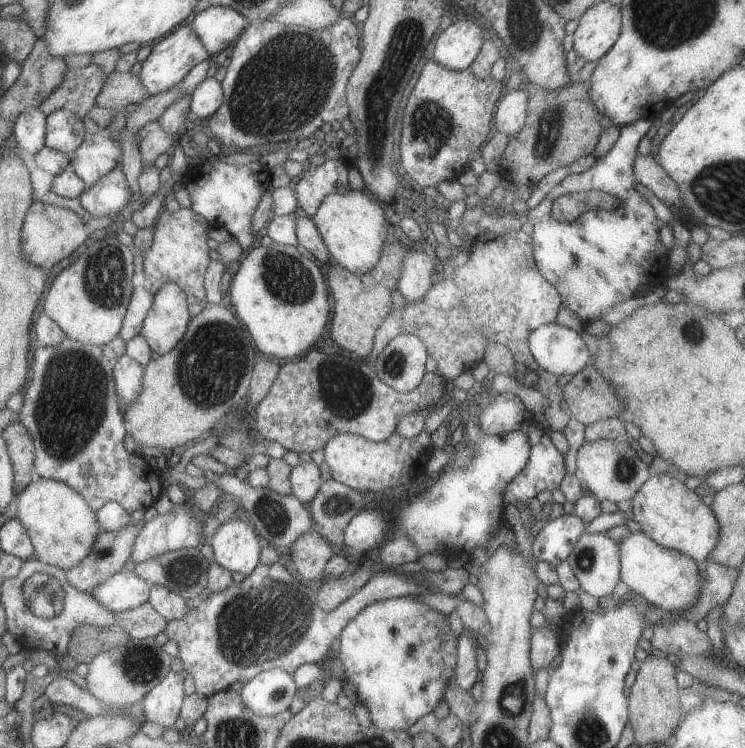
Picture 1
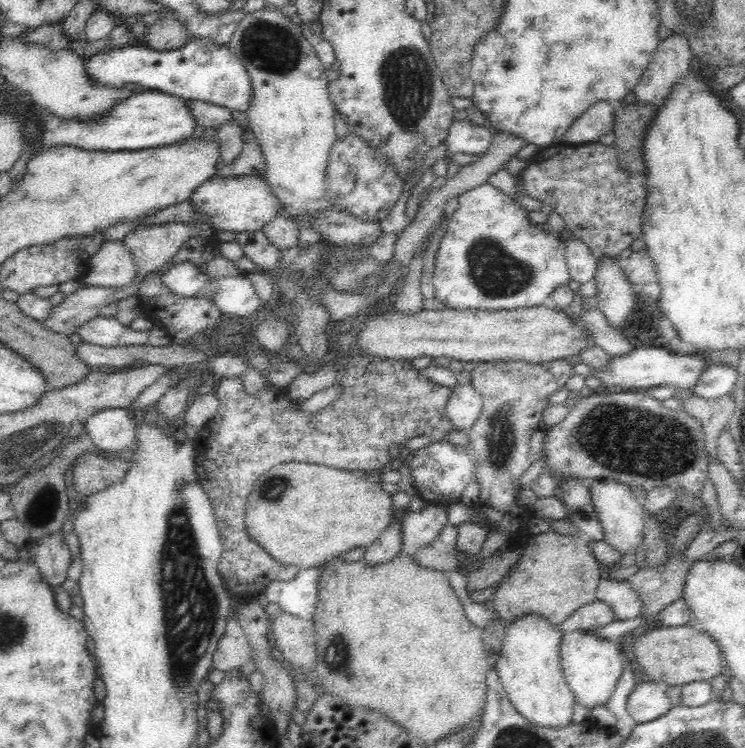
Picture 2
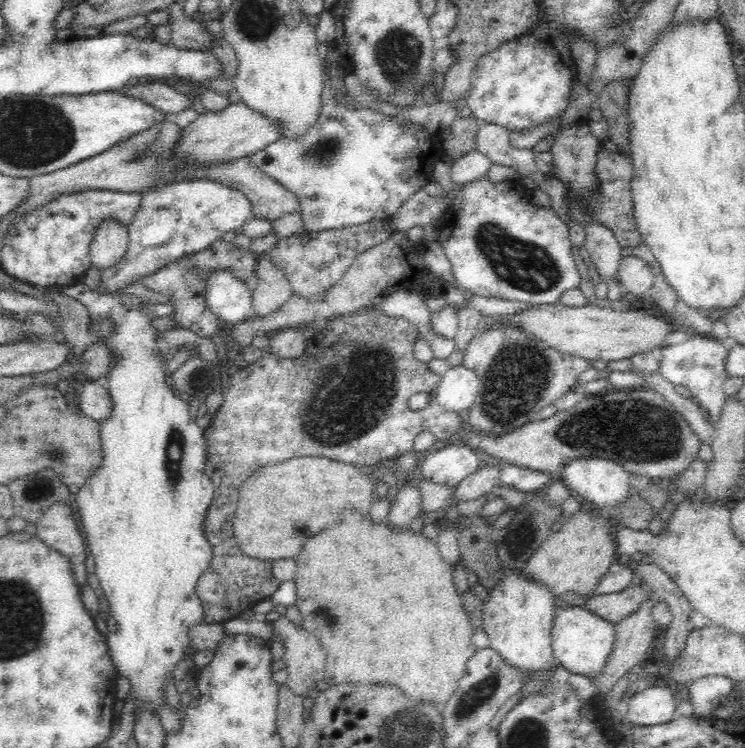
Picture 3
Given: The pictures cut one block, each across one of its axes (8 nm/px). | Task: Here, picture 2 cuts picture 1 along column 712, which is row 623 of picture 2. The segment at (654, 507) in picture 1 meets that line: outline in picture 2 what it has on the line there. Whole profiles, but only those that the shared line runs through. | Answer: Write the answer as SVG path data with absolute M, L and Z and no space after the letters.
M526 616L506 627L503 647L495 668L510 703L532 725L561 729L572 723L575 697L561 669L561 633L546 618Z

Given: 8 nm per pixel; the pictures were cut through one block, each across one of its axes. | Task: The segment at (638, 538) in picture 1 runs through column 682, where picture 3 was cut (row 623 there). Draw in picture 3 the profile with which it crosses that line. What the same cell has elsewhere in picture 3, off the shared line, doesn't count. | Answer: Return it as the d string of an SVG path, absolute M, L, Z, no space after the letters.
M561 603L556 610L554 628L552 628L553 655L571 674L579 674L589 679L592 686L602 672L614 646L615 626L583 606L567 606Z

